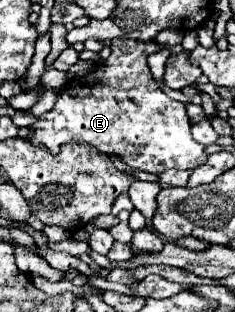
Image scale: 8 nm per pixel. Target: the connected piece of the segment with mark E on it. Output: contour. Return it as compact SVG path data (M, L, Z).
M115 38L111 42L111 56L105 60L105 64L95 66L83 78L71 80L69 86L63 92L59 92L53 110L43 114L31 126L35 132L29 136L29 140L37 146L45 144L51 152L59 152L59 146L67 142L85 142L95 146L99 152L119 154L125 164L151 174L161 174L169 168L193 170L195 166L203 164L207 160L207 154L203 144L191 138L191 122L185 104L171 100L167 94L163 94L163 90L151 76L147 56L161 48L163 46L157 42L135 42L129 38Z

